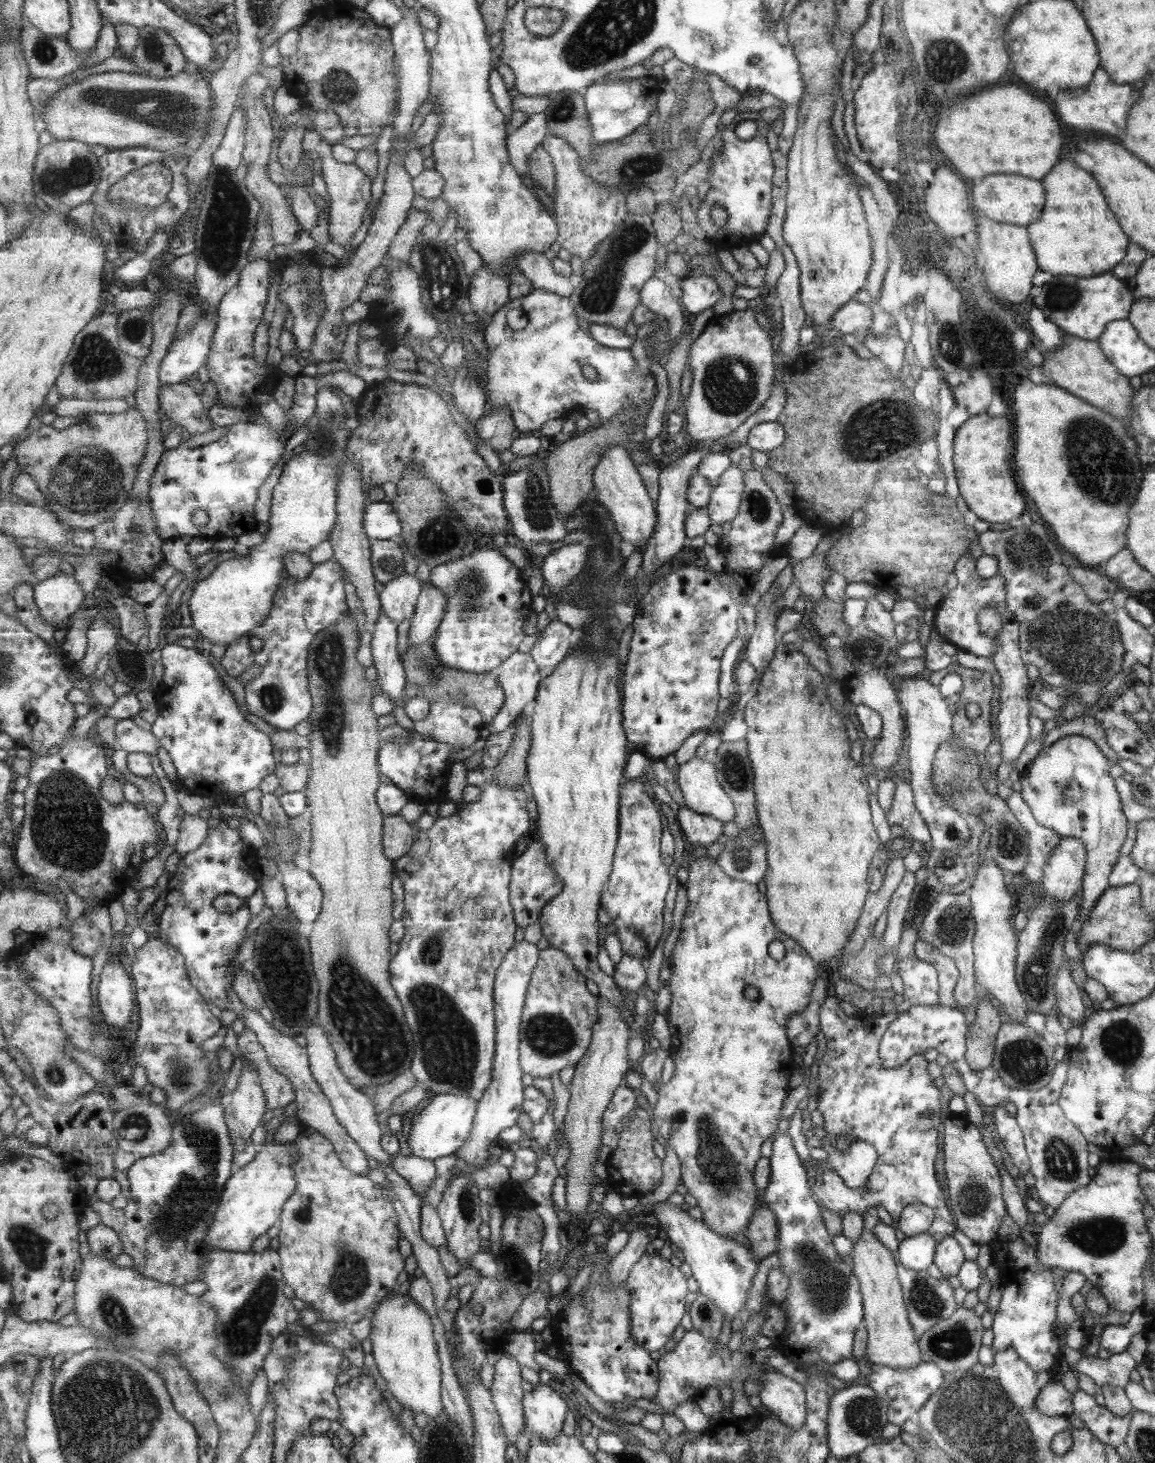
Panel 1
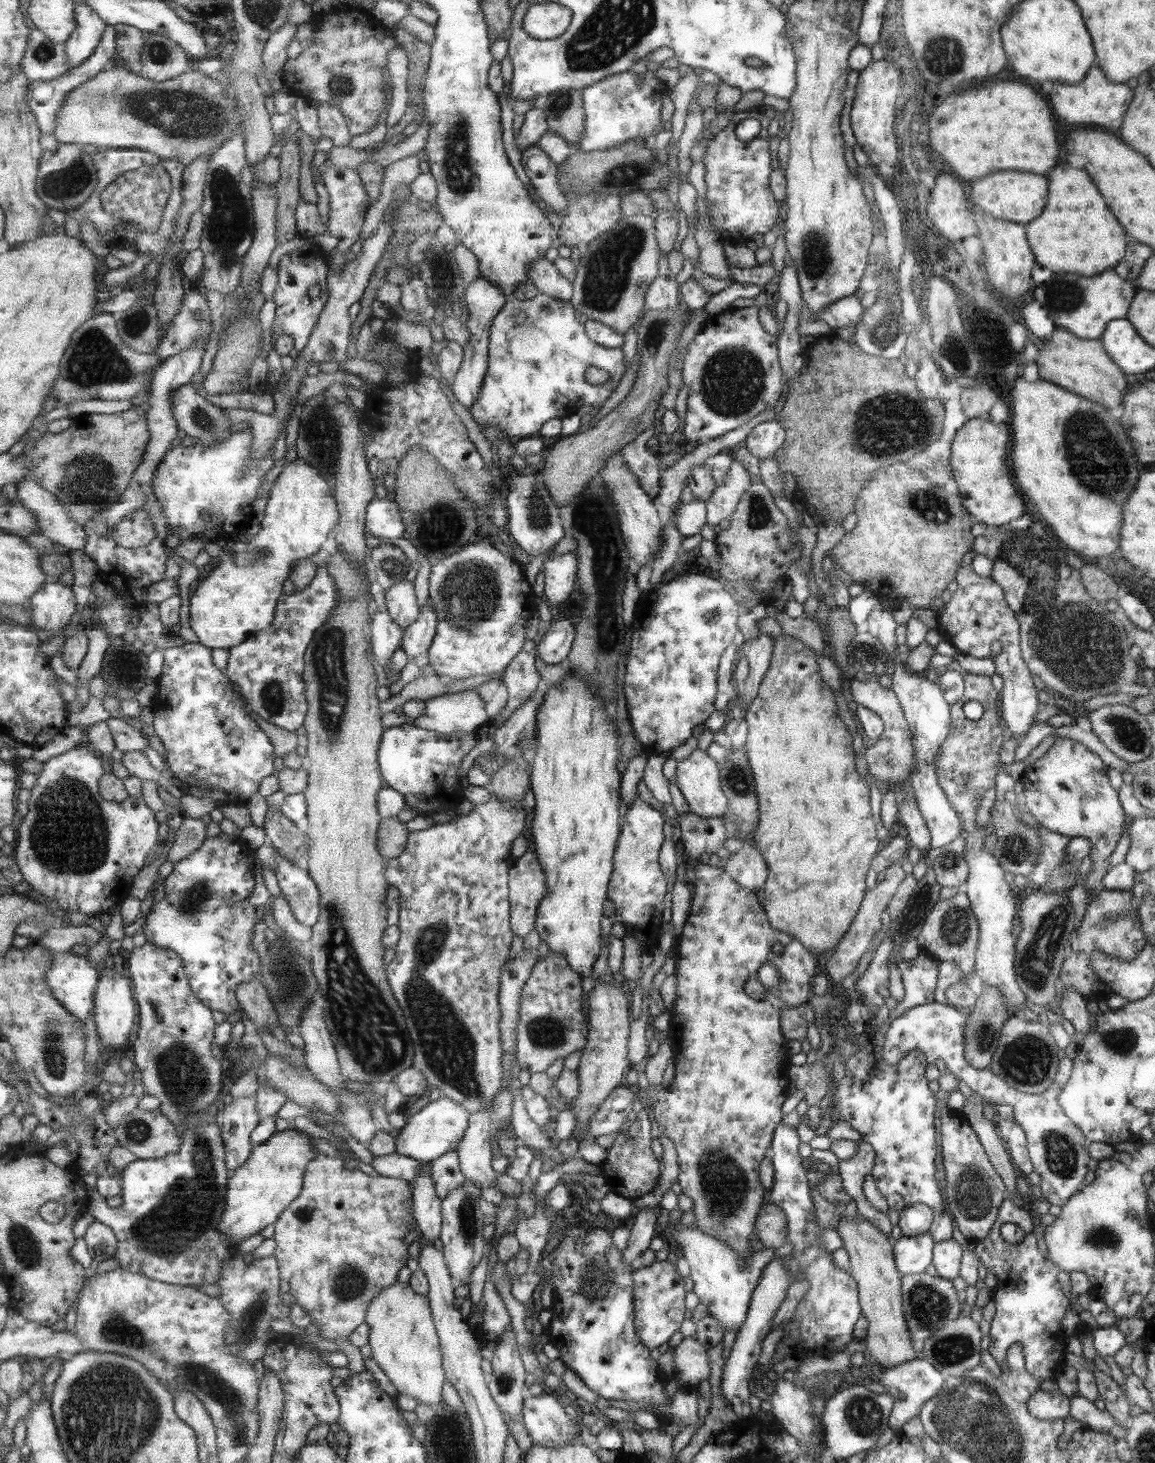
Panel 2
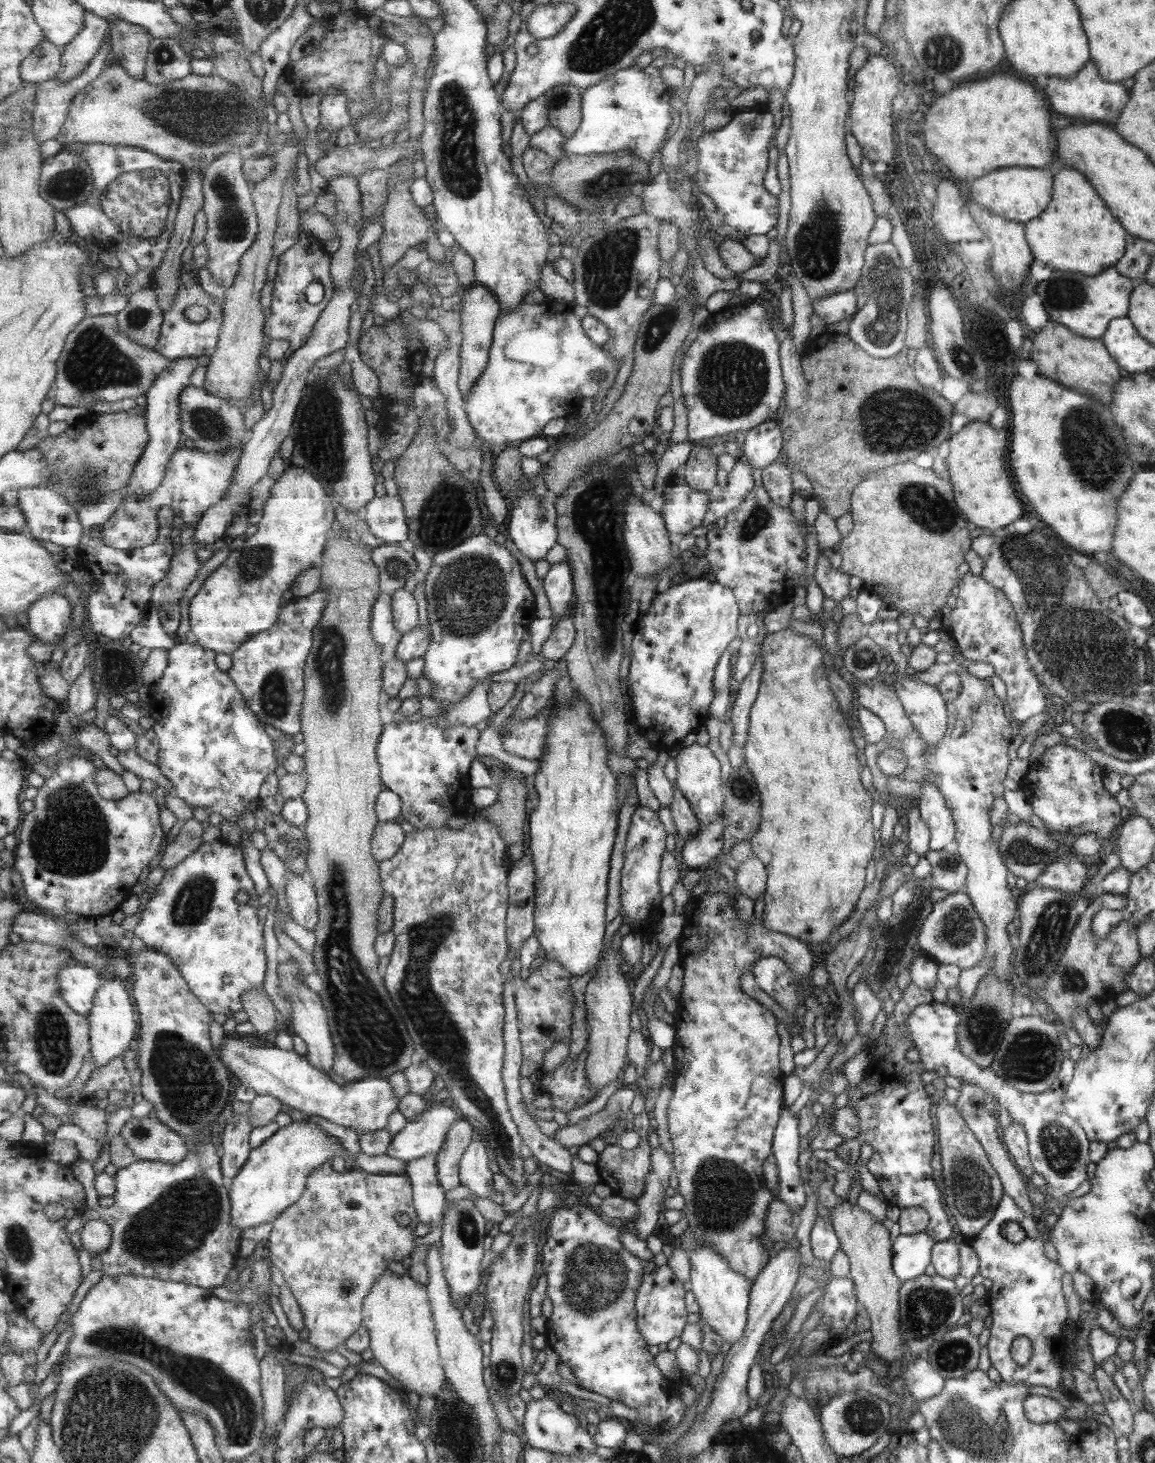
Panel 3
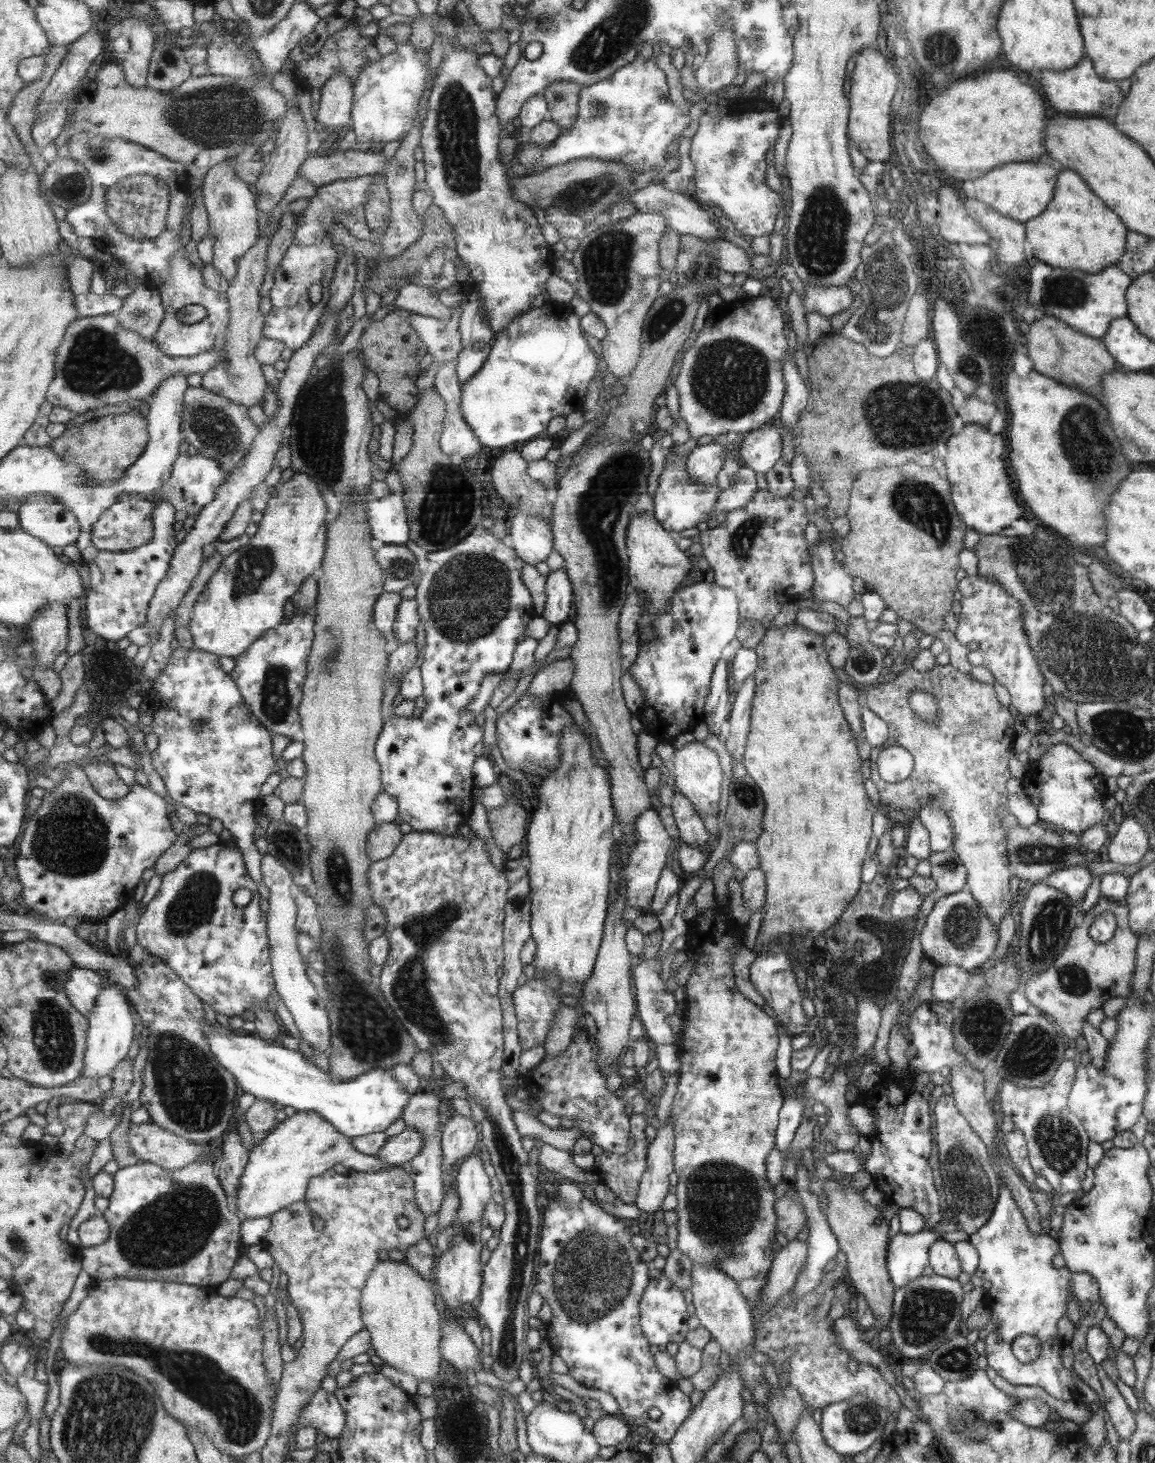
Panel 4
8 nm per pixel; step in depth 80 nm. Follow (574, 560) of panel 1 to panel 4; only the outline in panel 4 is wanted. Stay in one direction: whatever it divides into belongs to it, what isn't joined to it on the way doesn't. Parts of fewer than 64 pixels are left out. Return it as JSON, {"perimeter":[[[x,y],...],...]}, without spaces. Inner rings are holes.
{"perimeter":[[[565,567],[551,572],[547,577],[547,600],[541,616],[552,626],[559,627],[571,618],[576,595]]]}

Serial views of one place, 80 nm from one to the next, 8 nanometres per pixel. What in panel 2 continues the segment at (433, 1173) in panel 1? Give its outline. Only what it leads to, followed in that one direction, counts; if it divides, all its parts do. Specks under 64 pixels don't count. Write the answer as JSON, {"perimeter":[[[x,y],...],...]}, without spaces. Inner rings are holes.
{"perimeter":[[[395,1152],[385,1156],[373,1156],[371,1165],[381,1176],[403,1179],[413,1185],[422,1168],[425,1165],[431,1166],[431,1163],[421,1162]]]}

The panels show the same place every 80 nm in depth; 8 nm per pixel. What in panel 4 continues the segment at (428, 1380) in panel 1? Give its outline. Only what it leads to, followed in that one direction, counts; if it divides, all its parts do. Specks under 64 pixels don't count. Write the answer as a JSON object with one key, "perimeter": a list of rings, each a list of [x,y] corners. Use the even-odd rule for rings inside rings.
{"perimeter":[[[379,1261],[362,1290],[362,1319],[372,1332],[375,1360],[415,1376],[418,1382],[429,1380],[433,1384],[444,1359],[439,1304],[431,1279],[423,1278],[407,1263]]]}

